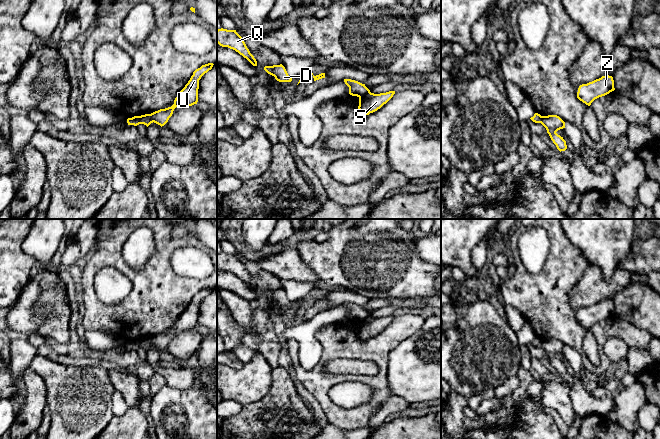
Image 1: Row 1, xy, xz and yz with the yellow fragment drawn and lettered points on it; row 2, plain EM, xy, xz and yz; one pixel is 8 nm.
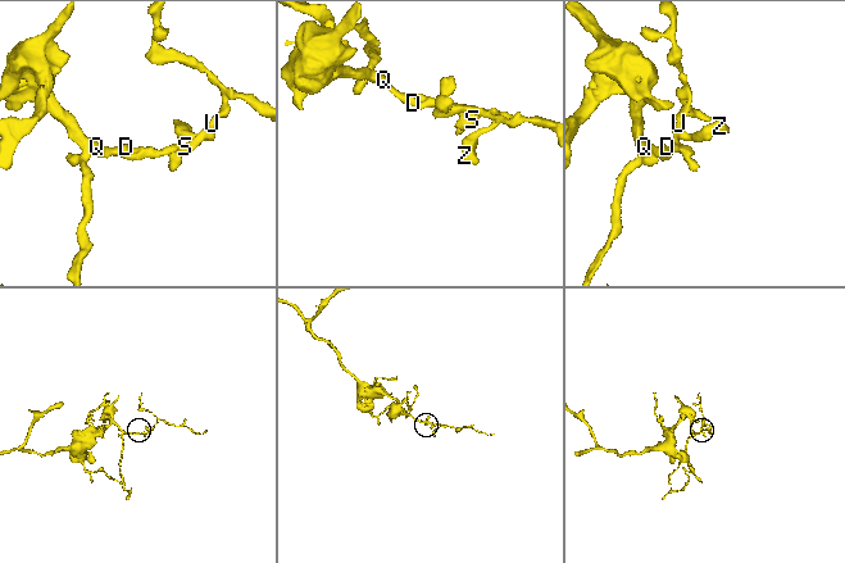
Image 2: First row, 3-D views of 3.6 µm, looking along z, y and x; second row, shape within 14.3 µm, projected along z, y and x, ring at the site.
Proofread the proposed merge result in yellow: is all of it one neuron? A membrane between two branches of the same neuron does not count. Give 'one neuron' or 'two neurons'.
two neurons

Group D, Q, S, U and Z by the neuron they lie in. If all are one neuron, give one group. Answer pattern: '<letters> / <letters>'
D Q / S U Z

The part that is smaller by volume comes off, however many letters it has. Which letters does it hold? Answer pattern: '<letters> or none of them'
S, U, Z

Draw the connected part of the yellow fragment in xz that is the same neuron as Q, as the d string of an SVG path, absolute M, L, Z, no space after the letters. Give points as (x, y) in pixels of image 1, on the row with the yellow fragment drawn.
M218 29L217 43L222 47L228 47L235 50L246 58L253 66L257 66L256 59L250 53L243 38L236 32L236 30Z

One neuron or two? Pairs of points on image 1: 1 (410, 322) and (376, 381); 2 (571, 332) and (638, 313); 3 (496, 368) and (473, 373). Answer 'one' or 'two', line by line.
1: one
2: two
3: one

